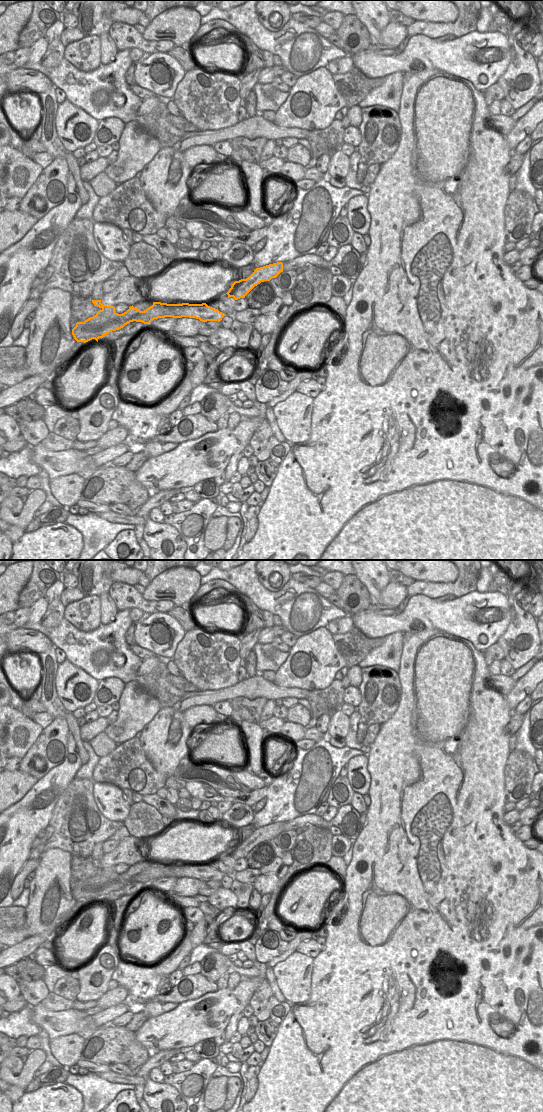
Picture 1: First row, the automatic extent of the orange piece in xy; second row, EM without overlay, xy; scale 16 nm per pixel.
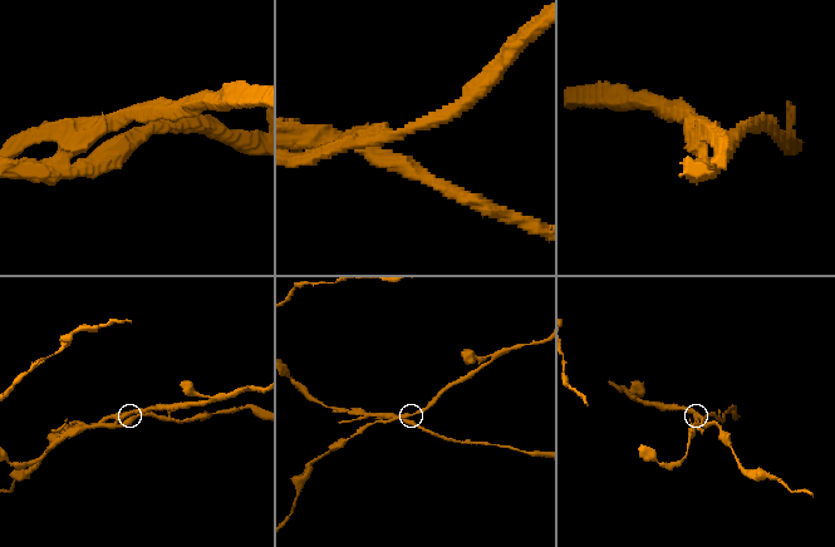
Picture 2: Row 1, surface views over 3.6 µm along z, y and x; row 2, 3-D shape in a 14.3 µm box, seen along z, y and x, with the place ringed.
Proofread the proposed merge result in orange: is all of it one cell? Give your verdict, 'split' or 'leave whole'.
split

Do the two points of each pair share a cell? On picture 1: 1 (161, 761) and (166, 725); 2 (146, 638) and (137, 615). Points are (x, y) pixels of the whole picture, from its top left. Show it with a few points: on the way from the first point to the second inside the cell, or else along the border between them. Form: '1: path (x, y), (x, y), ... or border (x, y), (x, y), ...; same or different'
1: path (164, 752), (166, 734); same
2: border (146, 614), (139, 620); different

